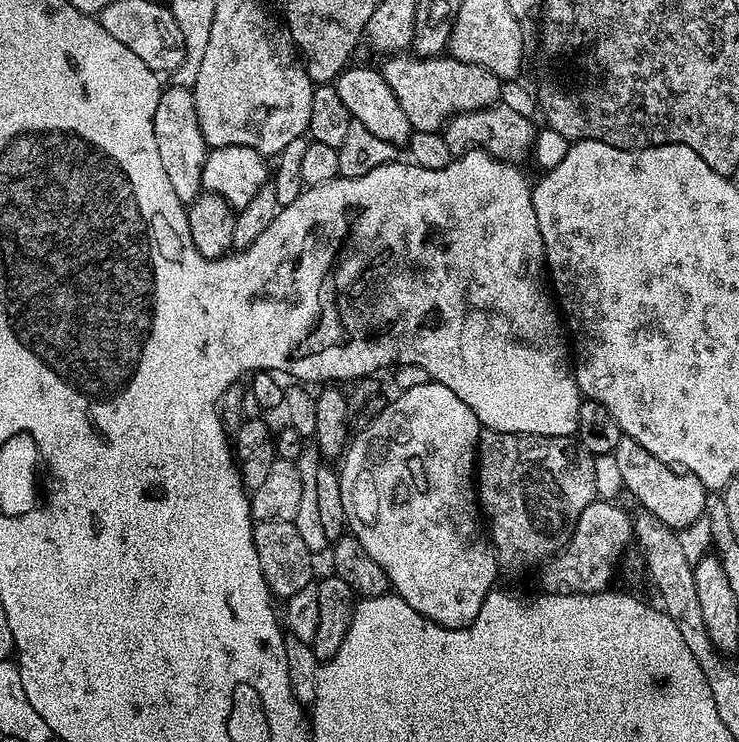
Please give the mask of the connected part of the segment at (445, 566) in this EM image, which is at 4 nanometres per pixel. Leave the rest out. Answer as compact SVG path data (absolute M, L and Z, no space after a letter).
M429 382L415 386L414 389L401 391L397 396L397 400L389 399L385 410L378 415L378 418L375 418L370 426L366 427L366 430L355 433L351 437L342 457L338 471L342 486L342 510L346 528L358 542L362 542L362 550L366 550L366 554L370 554L370 558L374 558L374 562L382 566L395 595L403 598L410 606L414 606L418 614L430 618L436 624L441 624L443 628L467 628L470 622L474 622L474 618L478 618L478 610L482 610L482 602L486 602L489 592L493 591L495 584L492 583L496 580L496 572L498 573L496 546L492 543L491 535L486 531L476 487L476 461L482 425L474 414L474 410L470 410L470 406L462 402L462 398L458 398L454 390L441 384Z

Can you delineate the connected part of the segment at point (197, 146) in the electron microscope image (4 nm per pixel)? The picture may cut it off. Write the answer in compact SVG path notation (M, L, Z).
M168 86L160 93L158 110L154 110L154 138L158 141L158 155L162 157L162 170L174 186L174 194L185 206L193 204L202 189L202 170L206 145L198 126L198 114L194 110L194 98L186 88Z

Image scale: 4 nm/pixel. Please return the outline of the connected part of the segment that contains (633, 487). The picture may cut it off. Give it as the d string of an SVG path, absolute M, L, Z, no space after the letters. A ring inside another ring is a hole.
M621 435L614 453L615 460L616 472L620 475L621 482L628 487L629 494L640 503L639 507L654 514L668 528L673 530L685 528L695 522L699 516L705 515L710 493L708 489L702 486L702 482L688 472L673 470L668 464L662 463L658 458L654 458L654 454L650 454L650 450L642 450L642 446L638 446L638 442L634 442L634 438Z

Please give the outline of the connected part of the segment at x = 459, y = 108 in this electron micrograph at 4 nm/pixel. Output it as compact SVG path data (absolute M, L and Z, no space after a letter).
M392 54L382 64L386 86L394 90L398 106L410 118L413 132L440 132L458 114L491 108L502 96L502 81L477 64L455 60L447 54L421 58L415 54Z

